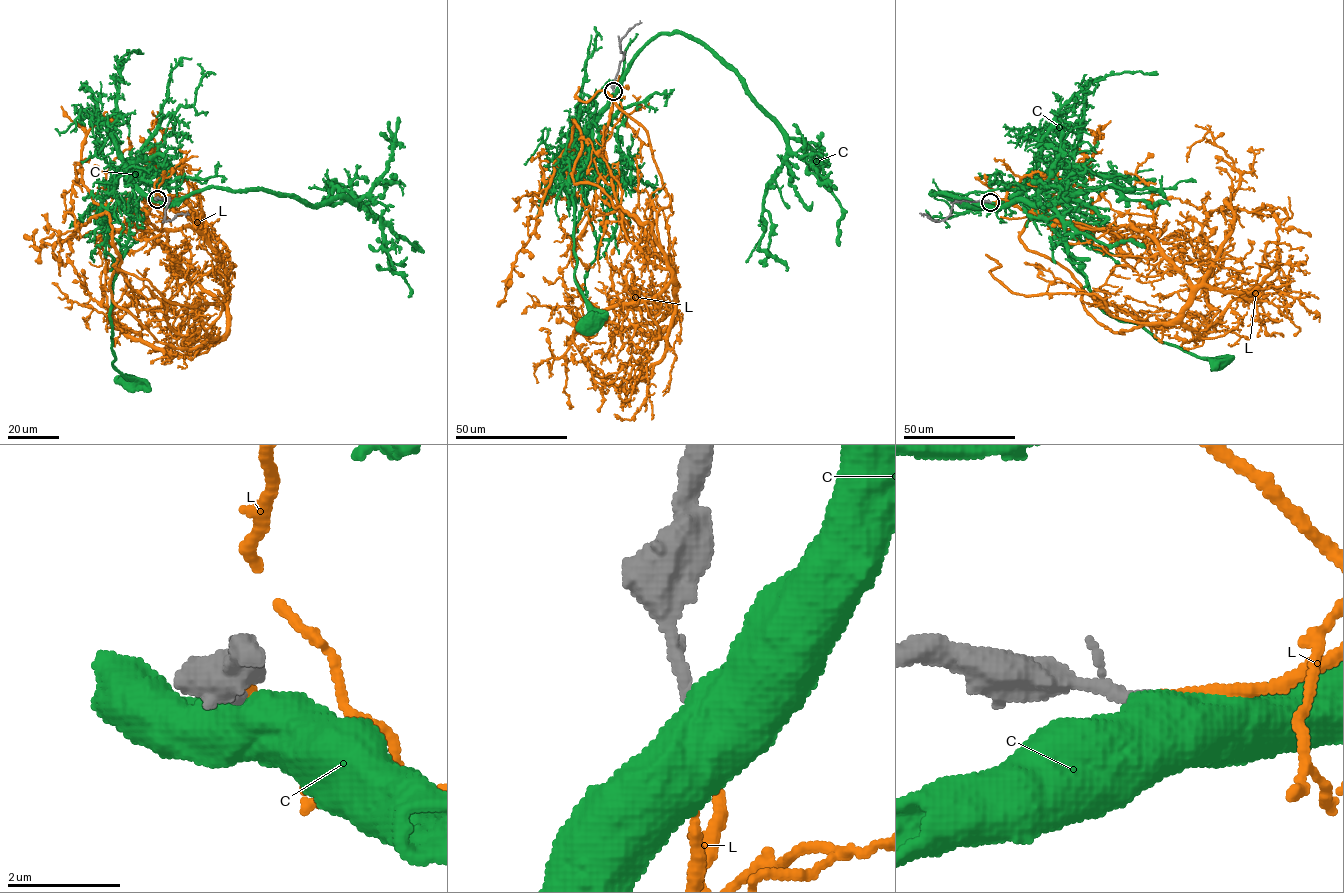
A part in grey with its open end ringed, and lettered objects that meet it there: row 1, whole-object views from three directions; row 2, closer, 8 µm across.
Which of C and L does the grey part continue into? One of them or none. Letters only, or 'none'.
L

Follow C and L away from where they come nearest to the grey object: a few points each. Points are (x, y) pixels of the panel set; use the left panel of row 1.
C: (157, 200), (132, 184), (129, 240), (113, 284), (110, 311), (112, 353), (115, 356), (113, 364), (132, 382)
L: (157, 199), (157, 196), (146, 217), (156, 228), (192, 227), (202, 235), (227, 275), (227, 300)

